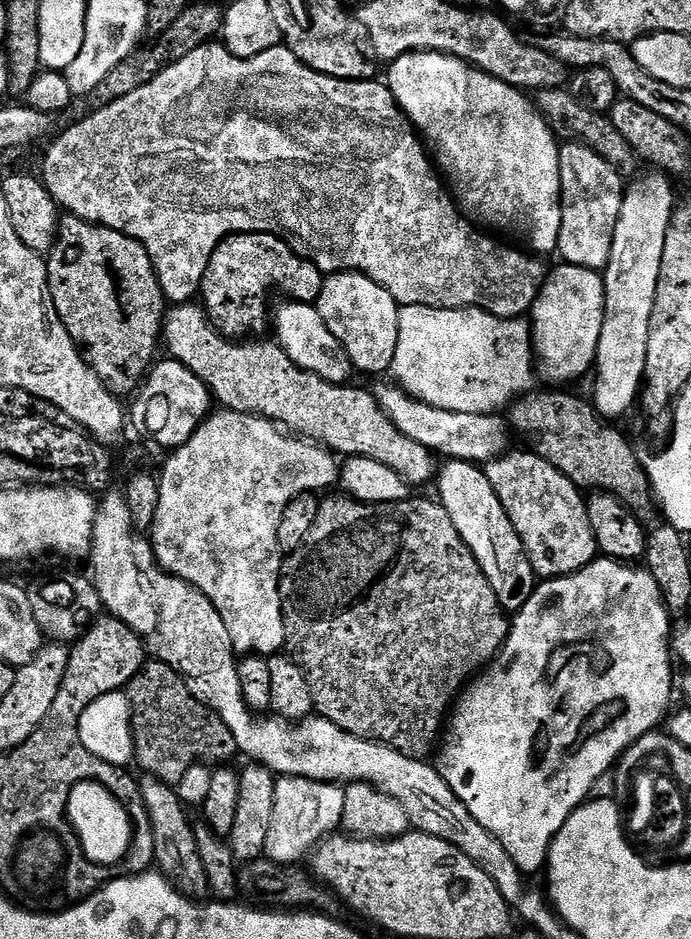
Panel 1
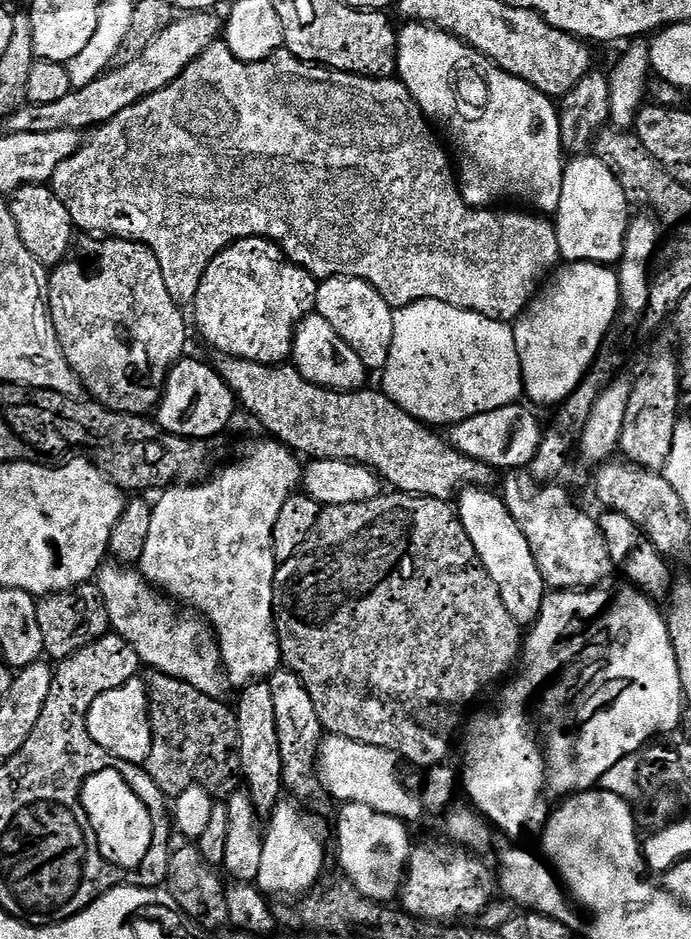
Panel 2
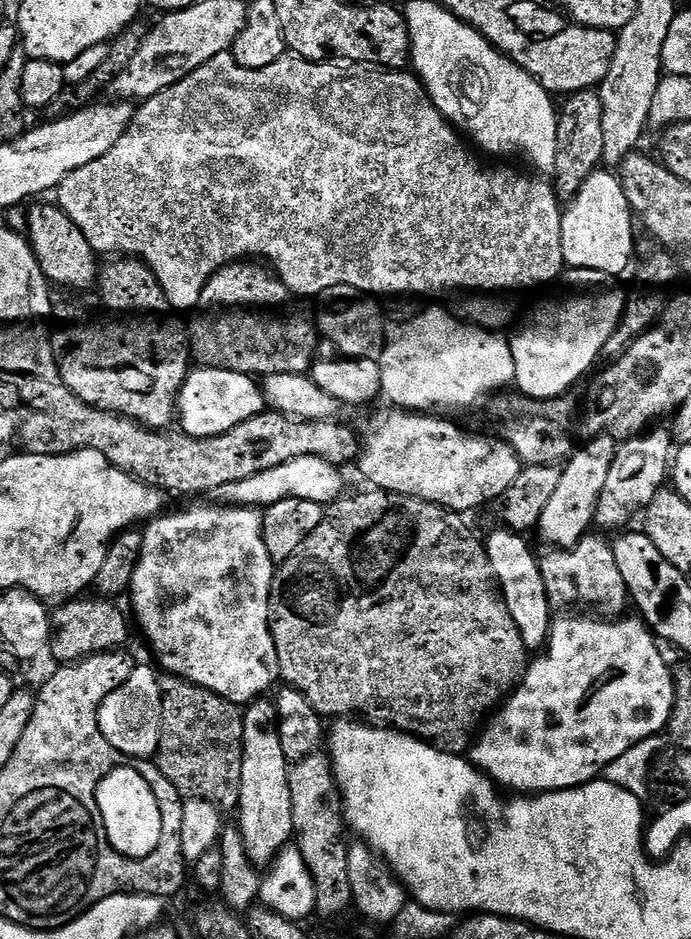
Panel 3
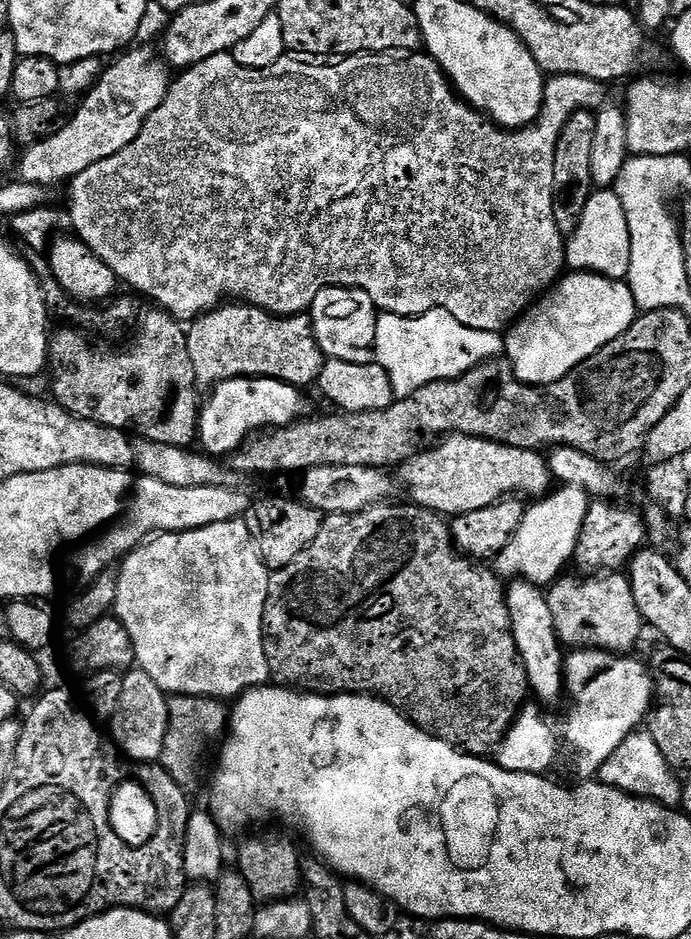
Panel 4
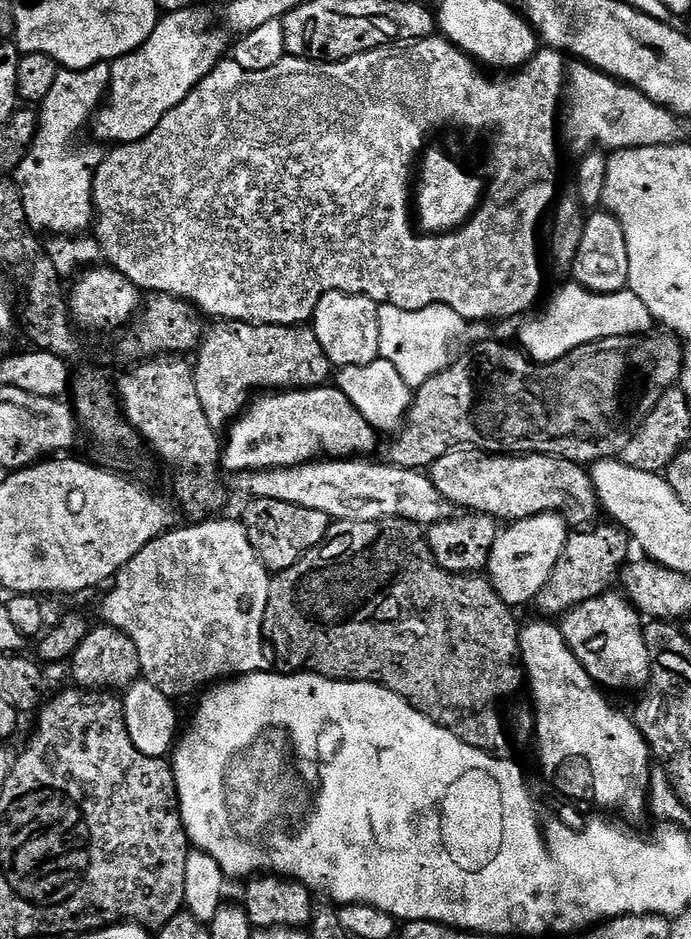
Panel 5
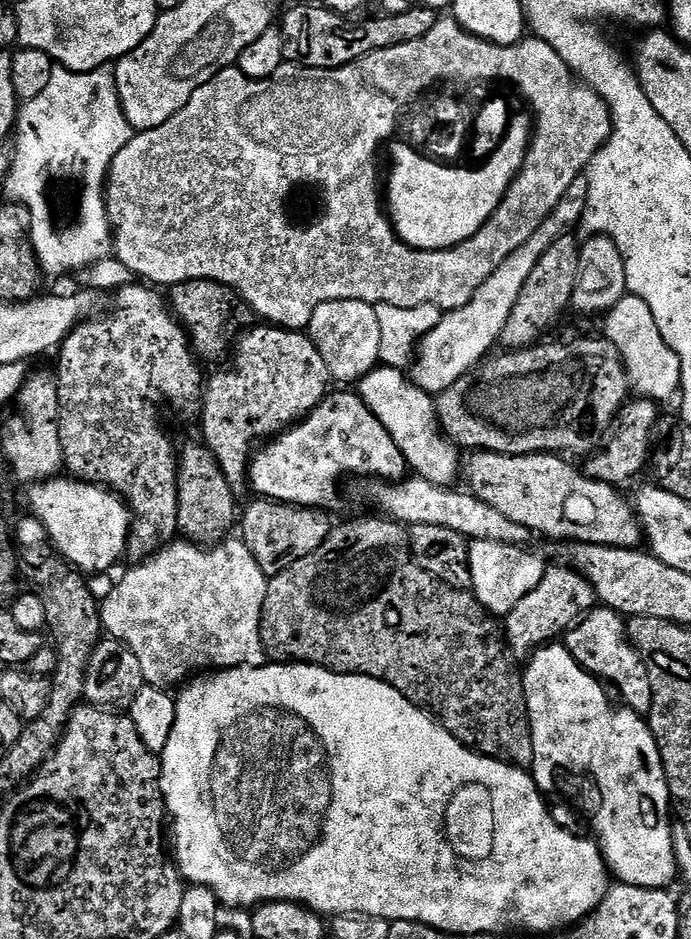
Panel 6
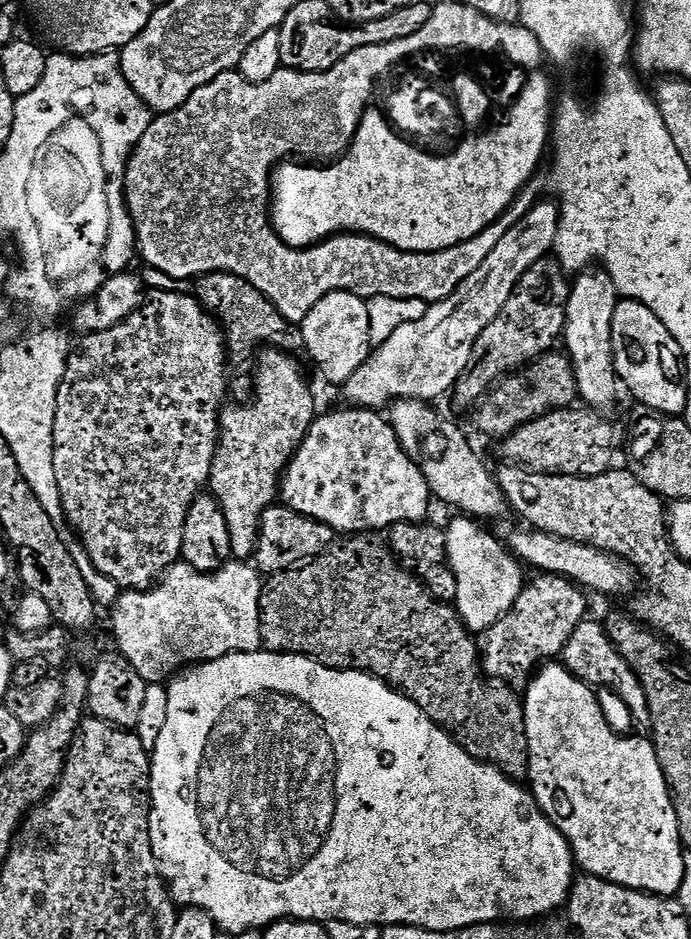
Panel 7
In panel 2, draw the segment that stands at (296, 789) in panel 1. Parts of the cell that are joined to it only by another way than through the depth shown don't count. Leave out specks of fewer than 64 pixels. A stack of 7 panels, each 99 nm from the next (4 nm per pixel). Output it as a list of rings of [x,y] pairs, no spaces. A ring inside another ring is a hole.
[[[284,798],[266,820],[262,867],[258,870],[255,885],[272,898],[299,898],[309,892],[321,879],[324,868],[324,840],[312,820],[304,816],[295,799]]]

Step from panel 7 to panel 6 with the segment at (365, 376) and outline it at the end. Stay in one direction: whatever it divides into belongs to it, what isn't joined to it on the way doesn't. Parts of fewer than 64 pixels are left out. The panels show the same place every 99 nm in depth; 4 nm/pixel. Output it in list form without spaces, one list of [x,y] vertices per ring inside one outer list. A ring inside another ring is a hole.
[[[581,178],[572,183],[570,190],[541,222],[538,230],[534,230],[530,239],[518,246],[518,250],[514,250],[514,254],[510,254],[501,264],[497,264],[490,278],[486,278],[486,282],[478,286],[472,301],[466,306],[453,308],[441,315],[438,326],[434,326],[434,330],[430,330],[421,338],[414,353],[410,364],[410,379],[413,384],[429,394],[445,392],[500,344],[502,330],[506,330],[506,322],[510,322],[514,302],[518,302],[518,294],[522,294],[522,286],[526,286],[530,270],[538,266],[538,258],[542,258],[542,254],[550,250],[552,243],[571,229],[568,228],[571,224],[579,225],[586,210],[587,197],[587,179]]]

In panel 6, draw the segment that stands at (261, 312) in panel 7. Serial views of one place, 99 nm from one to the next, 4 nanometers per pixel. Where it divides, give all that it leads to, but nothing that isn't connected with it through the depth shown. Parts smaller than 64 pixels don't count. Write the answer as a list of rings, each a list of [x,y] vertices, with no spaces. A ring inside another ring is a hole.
[[[187,280],[171,285],[169,292],[172,293],[167,293],[166,299],[176,319],[184,325],[192,350],[201,361],[212,360],[222,355],[227,348],[229,351],[230,342],[235,341],[242,330],[253,323],[252,309],[241,301],[235,290],[224,284],[213,280]]]

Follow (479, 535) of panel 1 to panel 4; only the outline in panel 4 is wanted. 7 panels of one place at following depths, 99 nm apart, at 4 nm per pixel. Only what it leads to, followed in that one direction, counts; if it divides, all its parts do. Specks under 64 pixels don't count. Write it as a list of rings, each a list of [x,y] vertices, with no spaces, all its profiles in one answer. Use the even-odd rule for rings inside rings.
[[[516,578],[507,585],[506,599],[512,618],[512,633],[526,666],[531,691],[538,699],[552,704],[566,692],[566,656],[560,653],[562,645],[556,634],[554,614],[550,614],[547,595],[537,585]]]

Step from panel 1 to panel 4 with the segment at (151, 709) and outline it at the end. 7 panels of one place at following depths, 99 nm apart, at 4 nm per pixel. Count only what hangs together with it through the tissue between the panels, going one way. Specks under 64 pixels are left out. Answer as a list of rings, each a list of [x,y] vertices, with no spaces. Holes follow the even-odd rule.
[[[172,696],[168,701],[168,730],[158,761],[160,767],[170,774],[170,778],[174,778],[174,782],[178,782],[180,788],[193,790],[198,787],[200,775],[204,772],[204,759],[212,747],[215,749],[225,739],[229,723],[230,712],[225,701],[216,700],[212,696]]]

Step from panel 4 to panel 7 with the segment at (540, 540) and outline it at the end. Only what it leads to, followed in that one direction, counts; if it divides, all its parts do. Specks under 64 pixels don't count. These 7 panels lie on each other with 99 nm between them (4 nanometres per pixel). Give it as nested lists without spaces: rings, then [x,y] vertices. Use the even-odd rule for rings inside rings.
[[[464,514],[457,517],[457,520],[446,524],[448,561],[458,578],[458,594],[454,607],[467,628],[474,634],[482,634],[490,626],[494,626],[494,622],[511,612],[526,583],[525,569],[521,561],[517,560],[501,541],[499,544],[484,529],[487,527],[483,523]]]

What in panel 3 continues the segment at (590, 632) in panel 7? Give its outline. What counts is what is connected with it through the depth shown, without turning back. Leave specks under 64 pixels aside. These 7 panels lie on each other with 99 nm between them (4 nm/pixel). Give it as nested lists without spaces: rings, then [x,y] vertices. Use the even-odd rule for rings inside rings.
[[[589,534],[572,548],[548,550],[545,556],[539,557],[539,561],[546,598],[553,609],[568,608],[571,604],[592,604],[591,611],[597,617],[620,618],[625,615],[624,607],[629,607],[630,597],[607,539],[604,541],[595,534]]]

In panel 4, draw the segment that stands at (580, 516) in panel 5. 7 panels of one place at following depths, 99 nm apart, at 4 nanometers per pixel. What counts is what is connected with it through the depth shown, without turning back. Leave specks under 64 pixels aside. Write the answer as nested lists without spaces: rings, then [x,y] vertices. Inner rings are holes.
[[[455,434],[443,437],[435,446],[400,465],[398,474],[401,482],[412,491],[411,503],[439,512],[445,518],[470,514],[470,510],[482,510],[517,494],[540,498],[554,484],[547,459],[539,451]]]

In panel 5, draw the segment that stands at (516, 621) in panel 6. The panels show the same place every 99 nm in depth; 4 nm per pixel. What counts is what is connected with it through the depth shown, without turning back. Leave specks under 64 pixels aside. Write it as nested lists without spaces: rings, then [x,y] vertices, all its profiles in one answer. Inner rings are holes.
[[[597,523],[595,526],[573,531],[569,535],[566,546],[562,550],[562,558],[558,558],[558,566],[554,574],[550,574],[550,582],[546,582],[546,586],[542,586],[542,590],[536,595],[534,608],[540,611],[537,613],[541,617],[563,617],[571,608],[576,608],[582,602],[590,598],[598,598],[603,592],[609,591],[615,585],[612,584],[615,580],[617,583],[622,569],[630,560],[628,557],[630,537],[615,523],[605,523]]]

